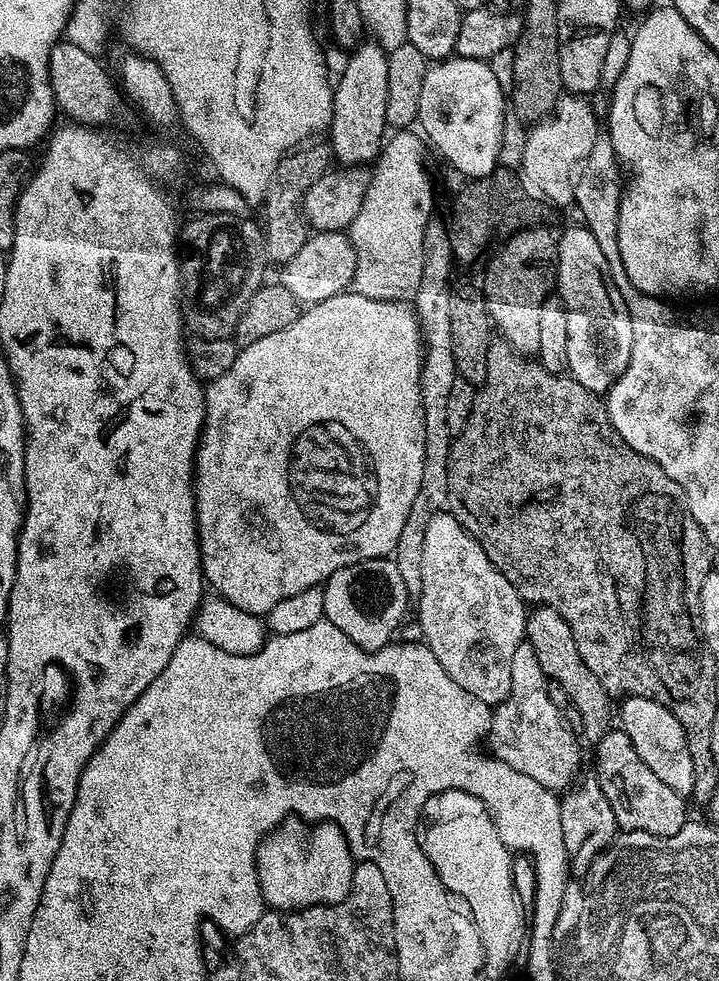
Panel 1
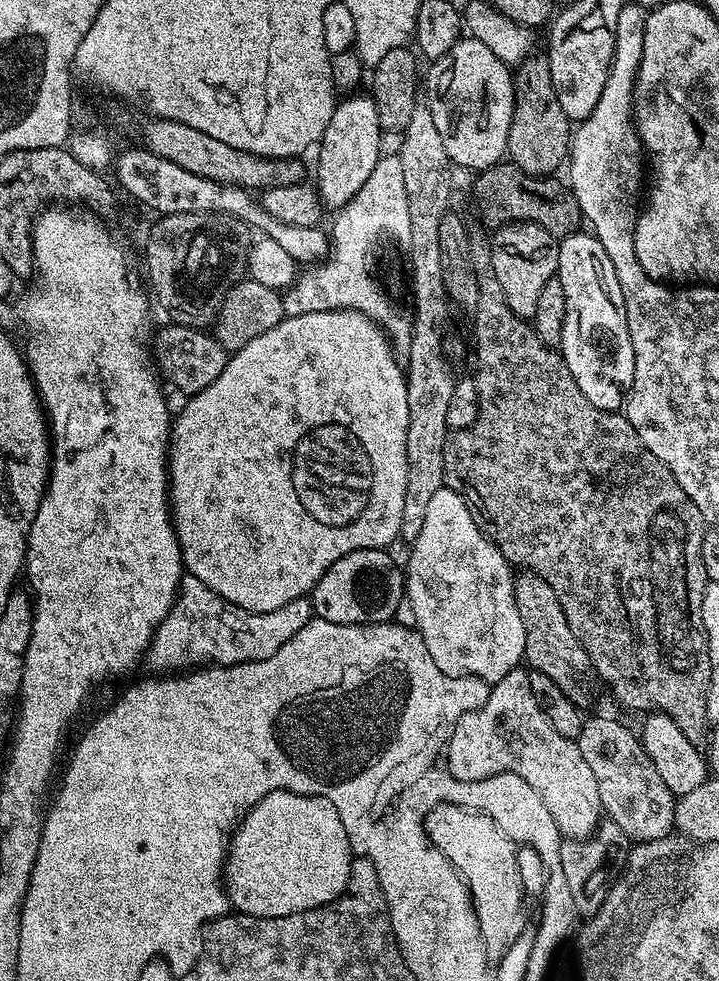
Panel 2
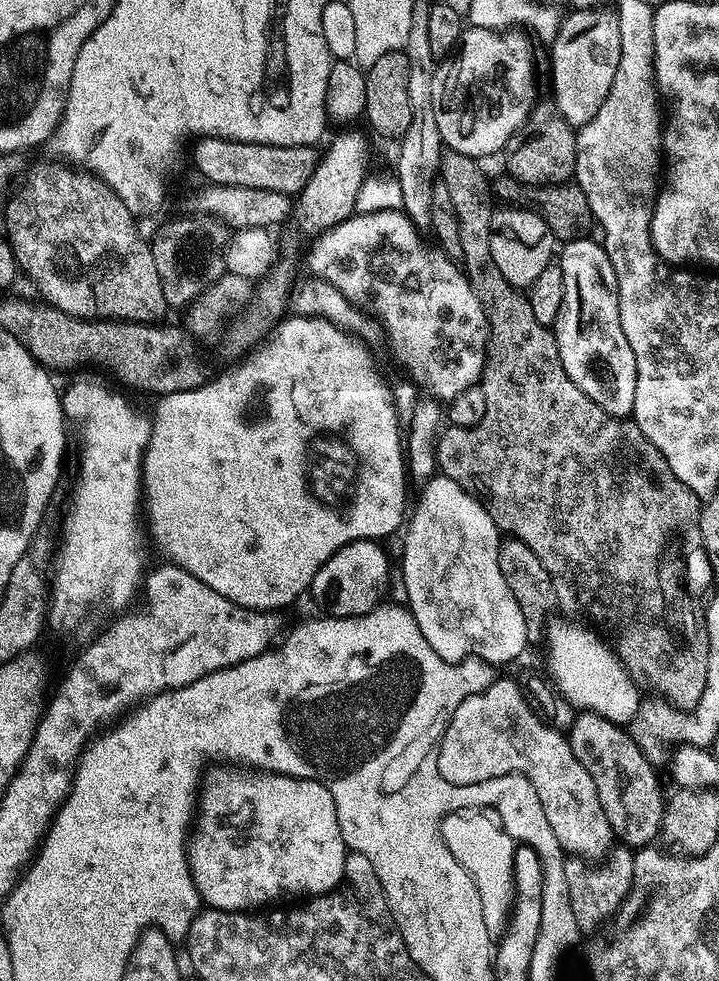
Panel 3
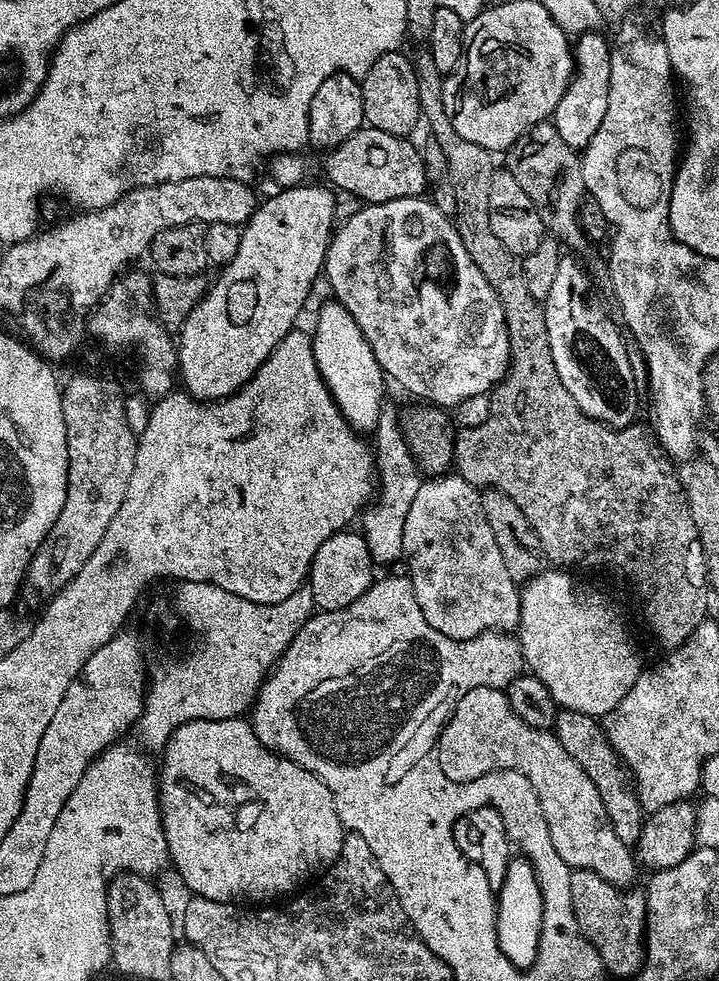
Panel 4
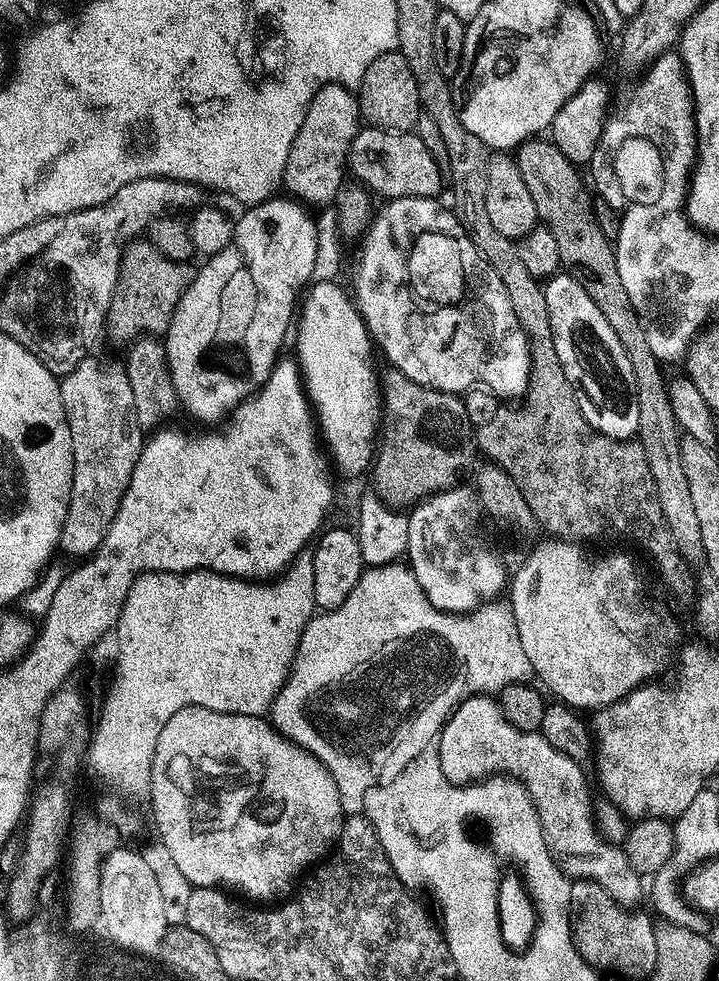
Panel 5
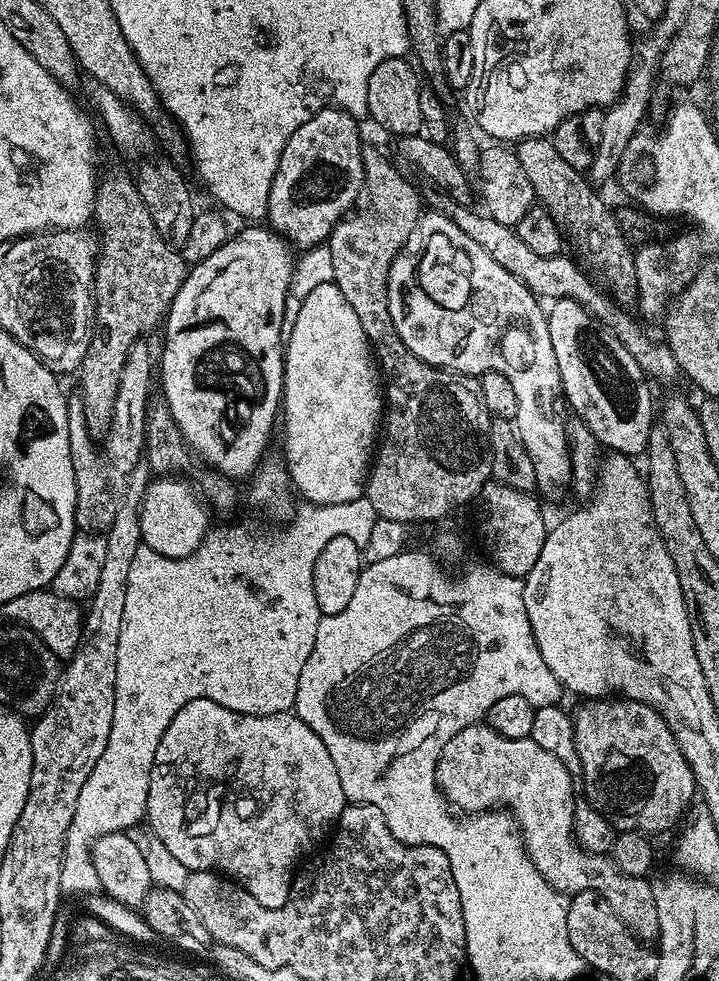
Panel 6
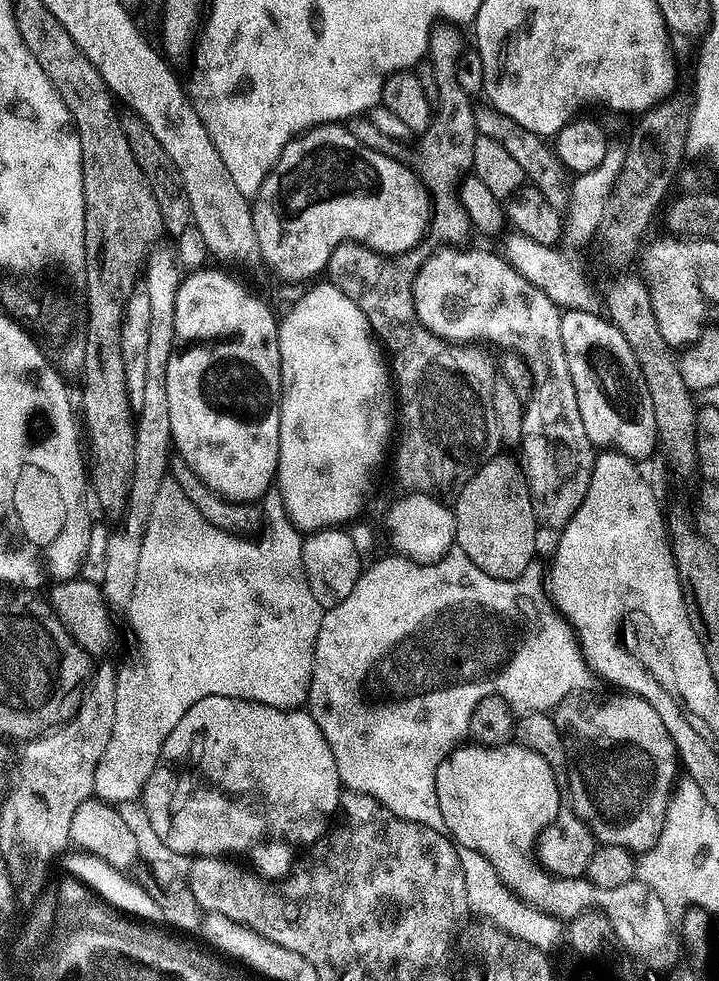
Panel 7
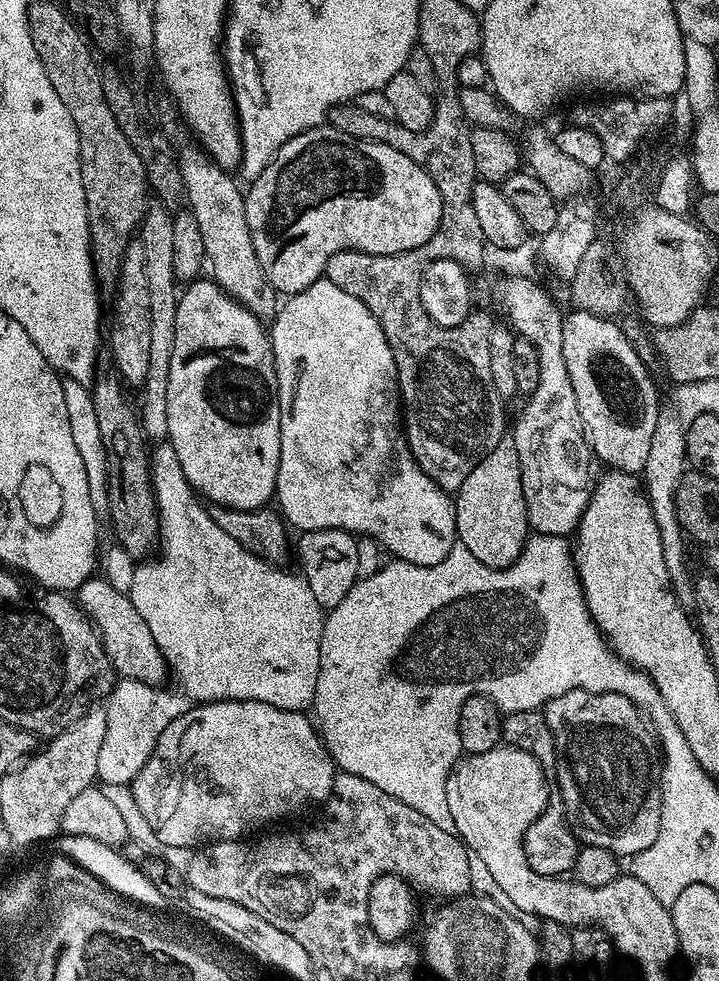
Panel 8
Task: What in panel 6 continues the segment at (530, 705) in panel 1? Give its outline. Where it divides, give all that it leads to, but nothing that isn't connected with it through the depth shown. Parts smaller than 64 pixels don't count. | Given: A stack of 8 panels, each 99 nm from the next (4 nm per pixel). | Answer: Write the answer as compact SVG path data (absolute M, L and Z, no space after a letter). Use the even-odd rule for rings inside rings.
M484 722L469 724L467 728L454 734L454 738L446 742L436 767L436 784L453 809L464 814L475 814L501 808L510 813L518 825L520 839L524 842L530 862L534 862L538 874L542 874L542 878L546 878L546 882L550 882L556 892L575 894L594 890L602 894L602 898L606 898L610 906L614 906L614 914L622 918L622 922L635 936L645 942L655 941L660 935L660 927L656 899L652 893L653 885L647 884L649 881L643 876L622 874L622 870L618 870L616 863L607 855L594 856L576 843L574 818L578 814L578 808L575 804L576 796L572 793L572 780L573 773L568 772L566 766L562 766L562 762L558 762L558 758L550 754L550 750L542 750L542 746L538 746L530 738L502 738Z

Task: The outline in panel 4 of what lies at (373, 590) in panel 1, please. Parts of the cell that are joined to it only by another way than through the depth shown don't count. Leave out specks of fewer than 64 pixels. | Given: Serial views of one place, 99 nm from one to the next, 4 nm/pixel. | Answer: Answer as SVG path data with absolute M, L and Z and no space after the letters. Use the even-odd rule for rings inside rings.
M352 531L336 532L330 538L326 538L326 542L318 546L318 554L314 554L314 562L312 569L308 571L306 586L312 591L313 605L321 612L342 610L358 602L358 598L366 594L366 590L373 582L374 565L370 550L363 535L359 531Z

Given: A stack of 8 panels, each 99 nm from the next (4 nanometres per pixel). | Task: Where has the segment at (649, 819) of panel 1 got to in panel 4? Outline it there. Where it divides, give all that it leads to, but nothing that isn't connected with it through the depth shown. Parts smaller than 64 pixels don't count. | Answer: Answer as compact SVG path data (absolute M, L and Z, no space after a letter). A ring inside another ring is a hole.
M560 708L556 713L554 735L562 750L566 750L566 754L570 754L570 758L574 758L574 762L578 762L578 766L586 770L590 782L598 786L598 794L602 794L602 802L606 806L606 814L610 818L614 834L618 834L624 844L636 845L642 834L646 813L640 805L640 797L636 795L634 781L628 769L624 767L614 746L610 746L606 738L603 723L590 714Z

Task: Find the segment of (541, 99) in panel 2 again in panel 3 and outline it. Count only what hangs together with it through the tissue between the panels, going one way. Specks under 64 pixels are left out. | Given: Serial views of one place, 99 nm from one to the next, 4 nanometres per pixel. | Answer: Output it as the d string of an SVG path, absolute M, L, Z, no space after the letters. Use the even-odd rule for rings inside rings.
M554 102L537 103L531 114L526 118L526 122L508 140L508 147L502 153L504 164L508 167L508 172L513 181L536 180L532 182L547 182L548 184L558 184L568 182L573 179L576 170L576 132L562 118L558 106Z

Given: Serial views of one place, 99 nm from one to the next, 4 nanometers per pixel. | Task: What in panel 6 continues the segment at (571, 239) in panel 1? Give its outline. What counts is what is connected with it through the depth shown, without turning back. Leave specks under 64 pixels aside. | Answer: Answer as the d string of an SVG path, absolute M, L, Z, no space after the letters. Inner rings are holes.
M554 300L546 312L550 326L550 342L554 342L554 354L558 358L558 370L562 385L562 396L572 403L575 415L584 421L605 449L620 452L624 456L639 457L648 446L650 430L654 427L654 404L648 389L650 380L638 368L626 347L618 338L592 317L576 301Z

